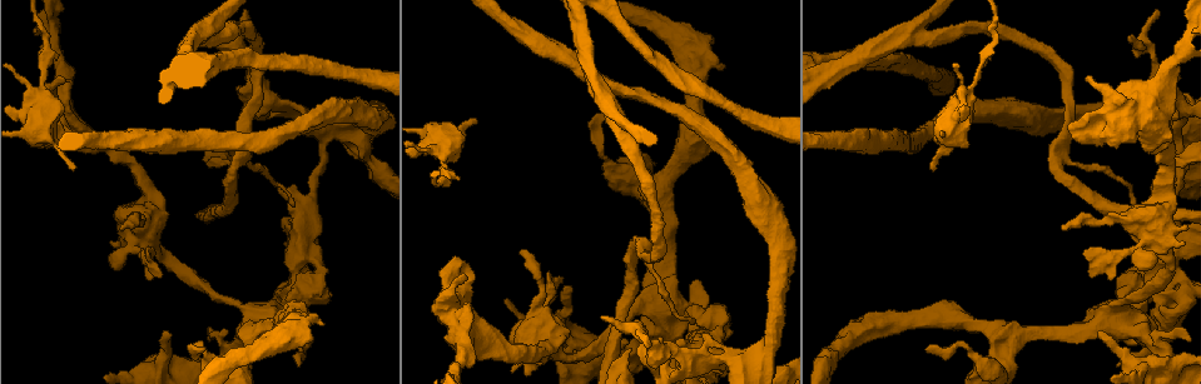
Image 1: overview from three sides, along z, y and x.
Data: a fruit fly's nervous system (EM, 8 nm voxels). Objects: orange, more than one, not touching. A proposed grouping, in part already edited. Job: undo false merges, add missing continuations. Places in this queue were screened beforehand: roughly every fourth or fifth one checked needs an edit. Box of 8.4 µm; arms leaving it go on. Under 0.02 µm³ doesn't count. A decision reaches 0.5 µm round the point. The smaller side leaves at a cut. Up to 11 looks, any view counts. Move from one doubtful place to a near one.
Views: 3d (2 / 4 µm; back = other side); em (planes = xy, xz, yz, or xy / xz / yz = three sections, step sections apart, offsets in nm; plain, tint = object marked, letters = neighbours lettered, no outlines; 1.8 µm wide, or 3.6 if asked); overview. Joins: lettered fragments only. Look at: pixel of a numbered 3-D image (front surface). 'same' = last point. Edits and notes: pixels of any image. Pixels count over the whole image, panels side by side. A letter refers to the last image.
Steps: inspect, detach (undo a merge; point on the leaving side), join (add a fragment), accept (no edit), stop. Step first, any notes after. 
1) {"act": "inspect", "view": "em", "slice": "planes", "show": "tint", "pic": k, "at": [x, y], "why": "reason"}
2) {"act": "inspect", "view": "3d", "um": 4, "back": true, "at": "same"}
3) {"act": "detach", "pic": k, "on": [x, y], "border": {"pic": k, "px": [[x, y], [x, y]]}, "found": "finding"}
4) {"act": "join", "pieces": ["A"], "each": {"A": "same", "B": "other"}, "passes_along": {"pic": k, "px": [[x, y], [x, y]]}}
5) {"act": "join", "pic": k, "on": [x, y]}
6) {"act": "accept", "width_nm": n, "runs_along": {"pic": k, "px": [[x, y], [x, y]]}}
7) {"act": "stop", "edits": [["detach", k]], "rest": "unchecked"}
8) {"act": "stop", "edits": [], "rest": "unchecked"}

{"act": "inspect", "view": "3d", "um": 2, "pic": 1, "at": [610, 101], "why": "side arm on a straight run"}

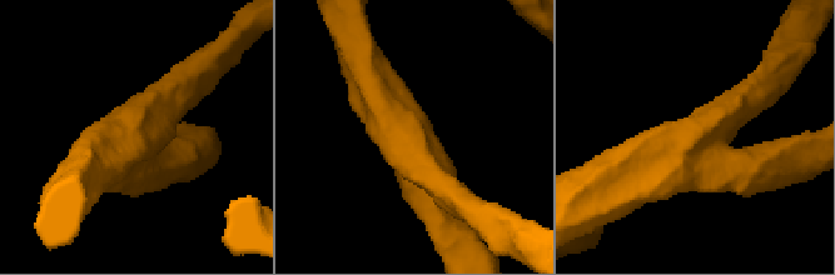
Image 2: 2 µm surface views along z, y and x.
{"act": "inspect", "view": "em", "slice": "planes", "show": "letters", "pic": 2, "at": [408, 137]}

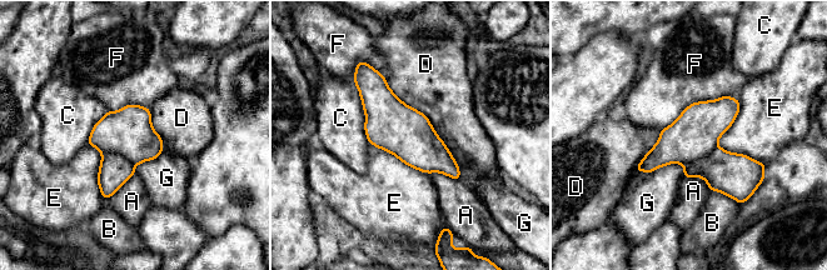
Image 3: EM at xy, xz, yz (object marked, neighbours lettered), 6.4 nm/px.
{"act": "detach", "pic": 3, "on": [695, 134], "longest_contact_nm": ["D", 750], "each": {"A": "other", "B": "other", "C": "other", "D": "other", "E": "other", "F": "other", "G": "other"}, "border": {"pic": 3, "px": [[717, 146], [697, 160], [683, 164]]}, "found": "two neurons meet here"}

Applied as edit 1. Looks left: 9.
{"act": "inspect", "view": "overview", "why": "see it whole again"}

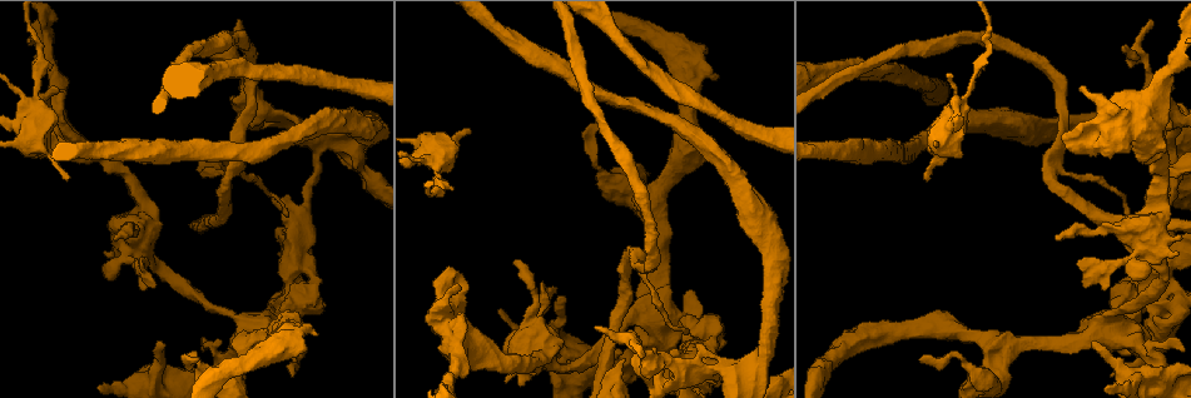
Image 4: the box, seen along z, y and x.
{"act": "inspect", "view": "3d", "um": 2, "pic": 4, "at": [470, 130], "why": "free end"}

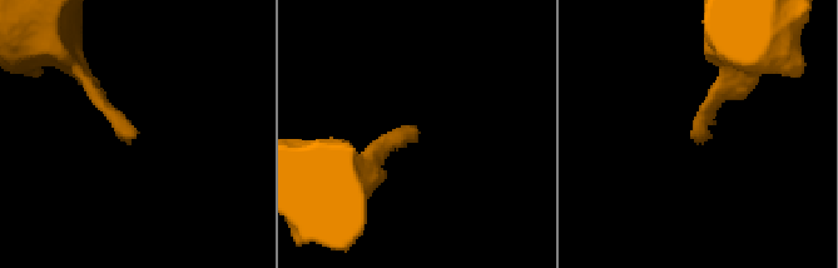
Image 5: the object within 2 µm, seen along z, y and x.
{"act": "inspect", "view": "em", "slice": "yz", "step": 4, "show": "tint", "pic": 5, "at": [413, 126]}

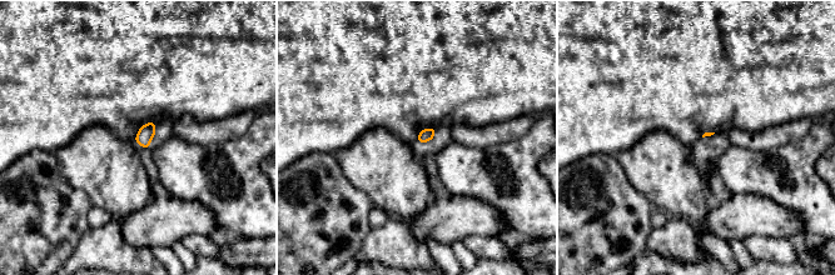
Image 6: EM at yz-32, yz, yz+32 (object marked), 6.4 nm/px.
{"act": "inspect", "view": "em", "slice": "planes", "show": "letters", "at": "same"}

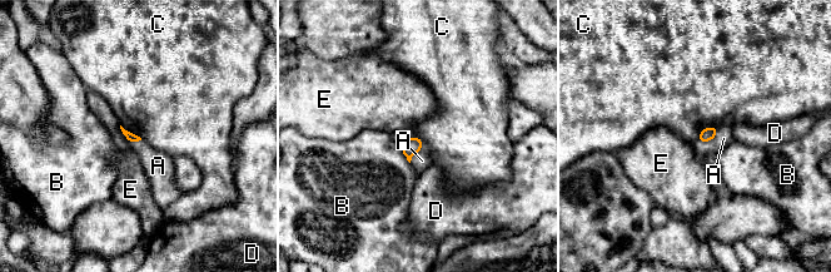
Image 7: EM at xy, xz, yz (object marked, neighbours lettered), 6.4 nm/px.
{"act": "join", "pieces": ["A"], "each": {"A": "same", "B": "other", "C": "other", "D": "other", "E": "other"}, "passes_along": {"pic": 7, "px": [[707, 133], [710, 141], [723, 138]]}, "found": "it goes on there"}

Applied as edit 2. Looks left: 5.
{"act": "inspect", "view": "overview"}

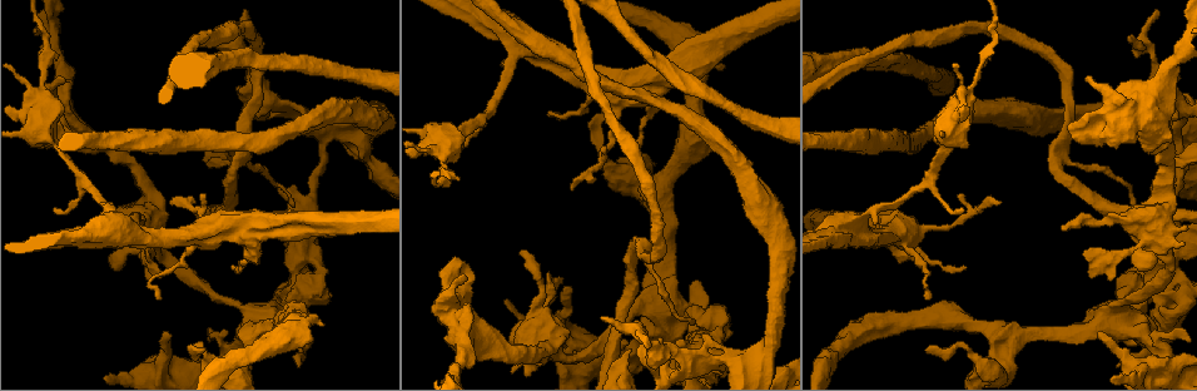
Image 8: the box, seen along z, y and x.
{"act": "inspect", "view": "em", "um": 3.6, "slice": "xy", "step": 16, "show": "tint", "pic": 8, "at": [1135, 101], "why": "arms run side by side"}

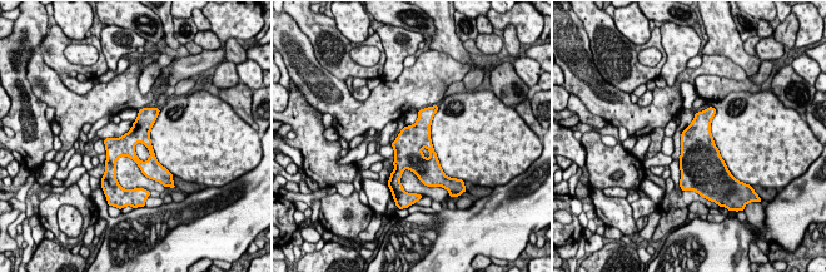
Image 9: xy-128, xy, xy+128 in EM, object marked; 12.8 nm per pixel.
{"act": "inspect", "view": "em", "um": 3.6, "slice": "planes", "show": "letters", "at": "same"}

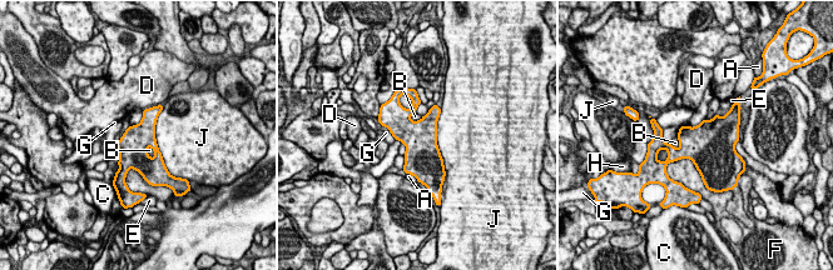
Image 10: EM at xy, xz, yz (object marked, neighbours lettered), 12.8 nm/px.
{"act": "accept", "width_nm": 440, "each": {"A": "other", "B": "other", "C": "other", "D": "other", "E": "other", "F": "other", "G": "other", "H": "other", "J": "other"}, "found": "one neuron here"}

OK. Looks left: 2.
{"act": "inspect", "view": "em", "um": 3.6, "slice": "yz", "step": 4, "show": "tint", "pic": 8, "at": [1175, 253], "why": "looks like a crossing"}

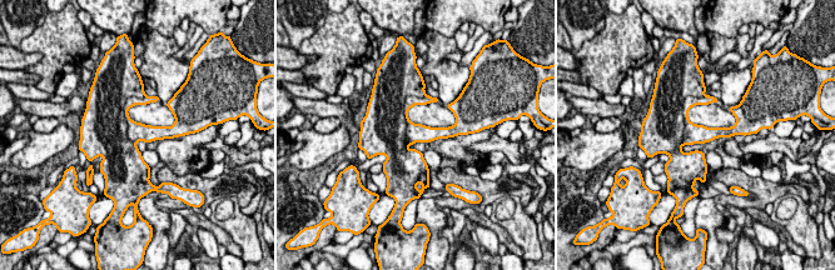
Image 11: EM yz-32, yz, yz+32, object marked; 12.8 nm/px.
{"act": "inspect", "view": "em", "um": 3.6, "slice": "planes", "show": "letters", "at": "same", "why": "cut it another way"}

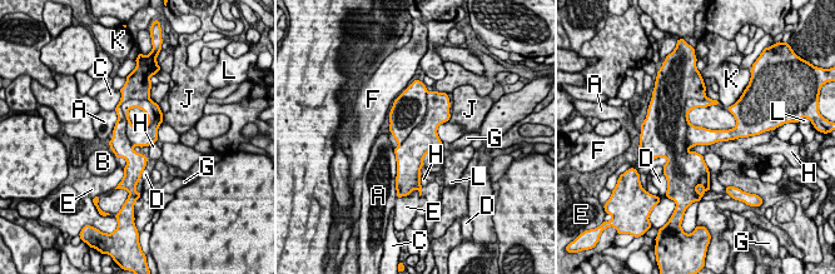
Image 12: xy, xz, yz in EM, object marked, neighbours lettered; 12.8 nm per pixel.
{"act": "detach", "pic": 12, "on": [128, 93], "width_nm": 380, "each": {"A": "other", "B": "other", "C": "other", "D": "other", "E": "other", "F": "other", "G": "other", "H": "other", "J": "other", "K": "other", "L": "other"}, "part_leaving": {"pic": 12, "px": [[120, 115], [120, 145], [137, 173]]}, "found": "a second neuron is stuck on"}

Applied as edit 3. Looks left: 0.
{"act": "stop", "edits": [["detach", 3], ["join", 7], ["detach", 12]], "rest": "unchecked"}

